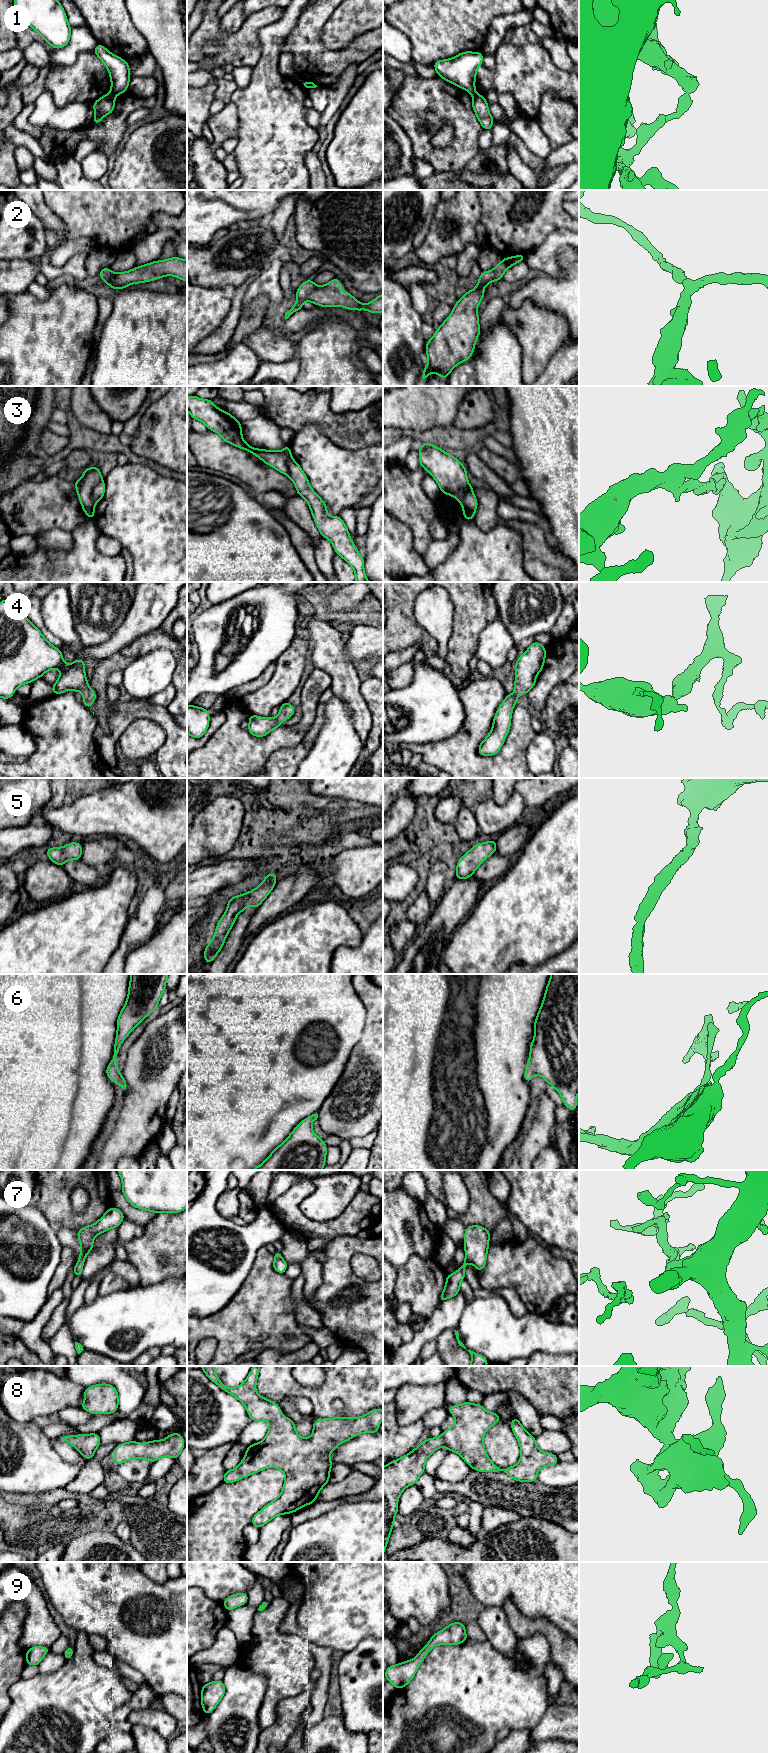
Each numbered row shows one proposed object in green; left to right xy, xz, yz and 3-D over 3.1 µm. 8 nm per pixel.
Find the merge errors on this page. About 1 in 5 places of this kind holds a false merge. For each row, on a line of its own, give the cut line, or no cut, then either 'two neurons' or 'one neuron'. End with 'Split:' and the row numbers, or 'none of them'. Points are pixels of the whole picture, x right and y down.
1: xy (109, 93), (114, 96) | two neurons
2: no cut | one neuron
3: xy (103, 480), (92, 492), (92, 497), (96, 502) | two neurons
4: no cut | one neuron
5: no cut | one neuron
6: no cut | one neuron
7: no cut | one neuron
8: no cut | one neuron
9: no cut | one neuron
Split: 1, 3

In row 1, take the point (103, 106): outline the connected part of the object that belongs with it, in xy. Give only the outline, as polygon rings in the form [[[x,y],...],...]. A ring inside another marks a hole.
[[[110,93],[103,95],[92,105],[95,112],[92,122],[95,124],[99,124],[104,116],[109,115],[114,111],[115,96]]]

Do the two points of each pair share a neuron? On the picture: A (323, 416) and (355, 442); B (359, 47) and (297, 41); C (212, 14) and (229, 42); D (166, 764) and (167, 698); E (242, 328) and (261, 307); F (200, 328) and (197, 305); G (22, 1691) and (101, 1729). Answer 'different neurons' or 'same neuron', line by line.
A: same neuron
B: same neuron
C: same neuron
D: different neurons
E: same neuron
F: same neuron
G: same neuron

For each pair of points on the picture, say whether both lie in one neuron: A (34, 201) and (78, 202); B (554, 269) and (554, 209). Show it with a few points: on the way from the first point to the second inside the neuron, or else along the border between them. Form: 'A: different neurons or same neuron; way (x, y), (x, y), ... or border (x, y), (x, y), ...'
A: different neurons; border (44, 200), (60, 218)
B: different neurons; border (568, 229), (554, 229), (537, 246)

